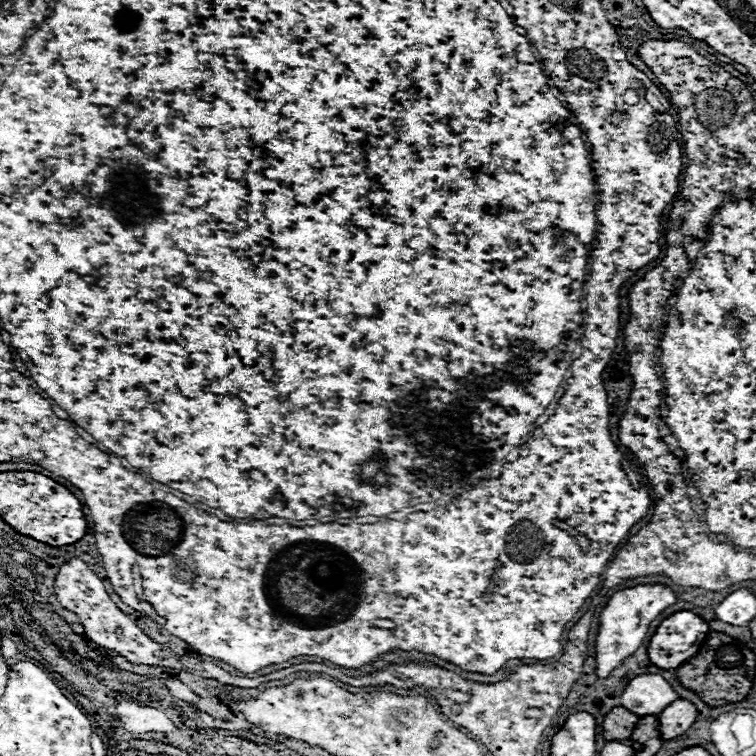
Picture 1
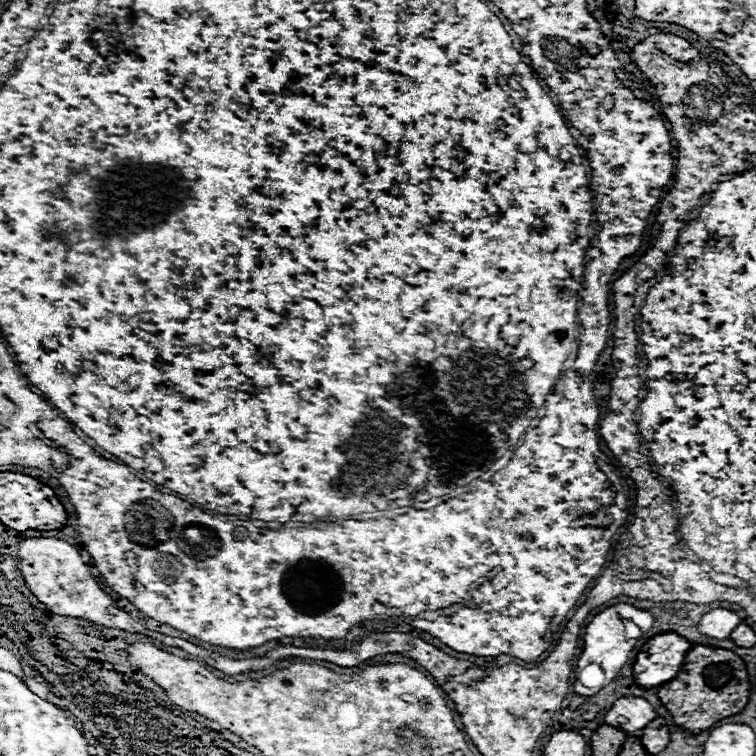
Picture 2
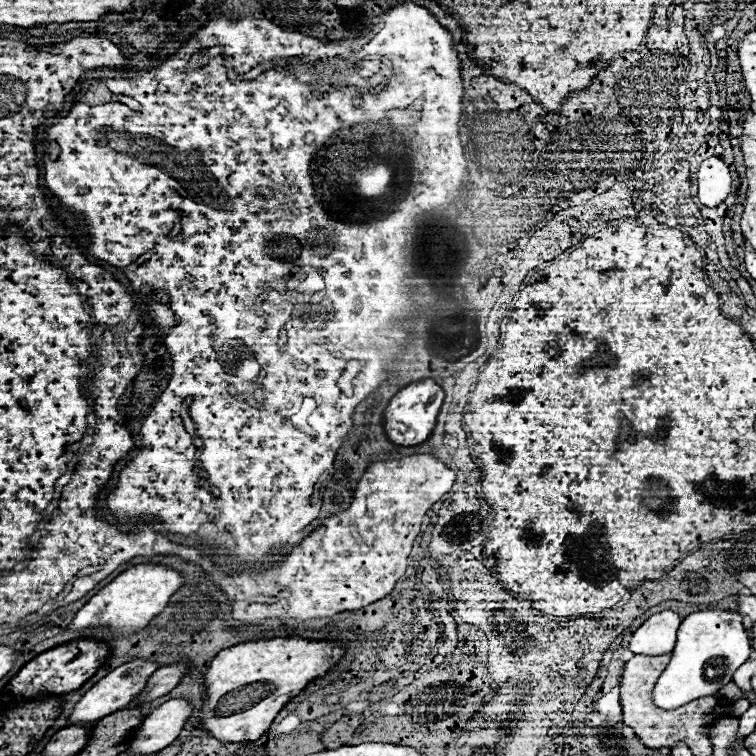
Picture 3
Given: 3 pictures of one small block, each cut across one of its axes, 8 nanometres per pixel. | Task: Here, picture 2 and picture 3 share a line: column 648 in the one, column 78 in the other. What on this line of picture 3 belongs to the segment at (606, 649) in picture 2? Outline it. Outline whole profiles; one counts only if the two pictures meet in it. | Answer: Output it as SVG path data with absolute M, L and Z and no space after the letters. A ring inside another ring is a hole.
M136 564L120 572L108 586L104 586L96 596L90 598L86 606L78 610L74 616L72 624L68 630L82 630L82 626L90 624L100 624L100 626L110 626L114 636L126 636L134 634L140 628L146 628L148 622L158 616L164 606L168 604L170 596L184 584L184 578L180 576L178 570L164 566L164 564Z

